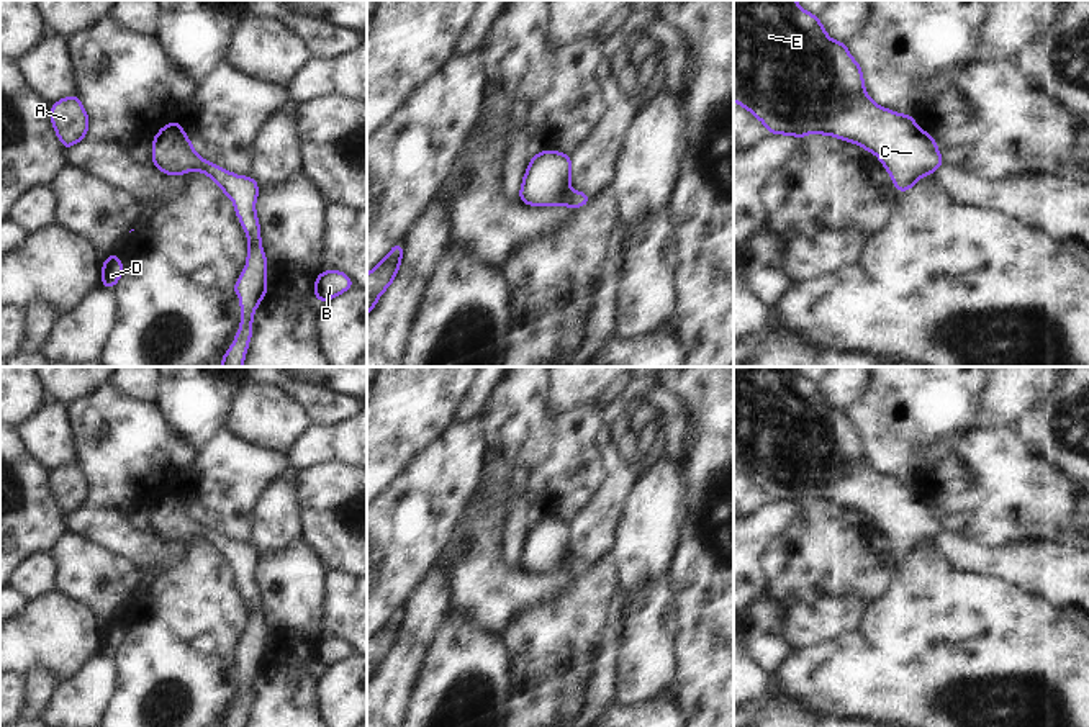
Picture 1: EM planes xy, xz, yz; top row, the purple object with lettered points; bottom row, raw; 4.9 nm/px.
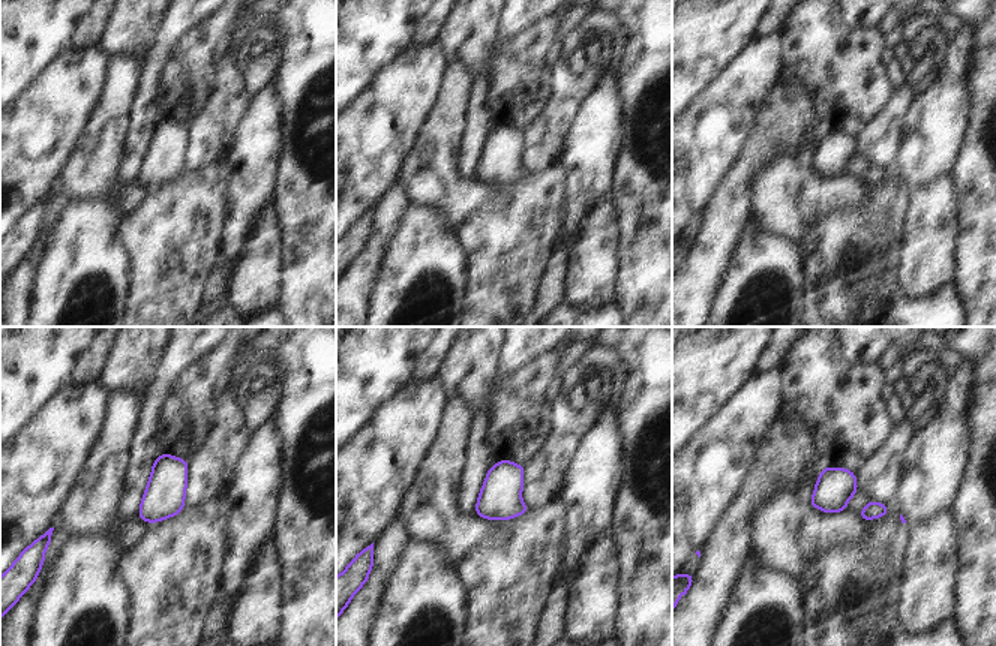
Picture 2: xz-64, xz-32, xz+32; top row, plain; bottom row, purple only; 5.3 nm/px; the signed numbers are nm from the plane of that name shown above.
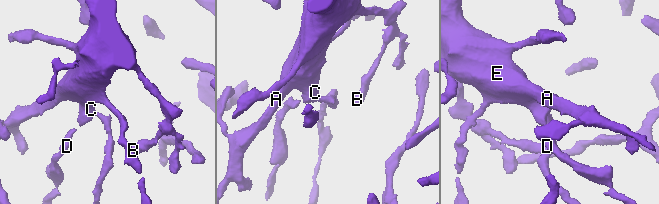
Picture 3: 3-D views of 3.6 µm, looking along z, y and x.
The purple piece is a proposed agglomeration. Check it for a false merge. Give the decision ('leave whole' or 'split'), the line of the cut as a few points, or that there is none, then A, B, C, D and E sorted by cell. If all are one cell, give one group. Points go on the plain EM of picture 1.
leave whole; cut none; groups A B C D E

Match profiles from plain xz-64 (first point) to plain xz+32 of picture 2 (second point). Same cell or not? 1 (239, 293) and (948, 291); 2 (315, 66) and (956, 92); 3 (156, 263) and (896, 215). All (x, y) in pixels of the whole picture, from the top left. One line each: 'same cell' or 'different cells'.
1: different cells
2: different cells
3: different cells

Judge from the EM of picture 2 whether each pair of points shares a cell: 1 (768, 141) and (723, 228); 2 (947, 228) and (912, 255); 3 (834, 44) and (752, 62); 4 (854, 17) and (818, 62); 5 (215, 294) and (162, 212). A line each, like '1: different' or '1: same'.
1: same
2: same
3: different
4: different
5: different

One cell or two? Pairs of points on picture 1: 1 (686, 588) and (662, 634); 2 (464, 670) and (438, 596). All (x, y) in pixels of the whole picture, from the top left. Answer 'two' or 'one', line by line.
1: two
2: two

